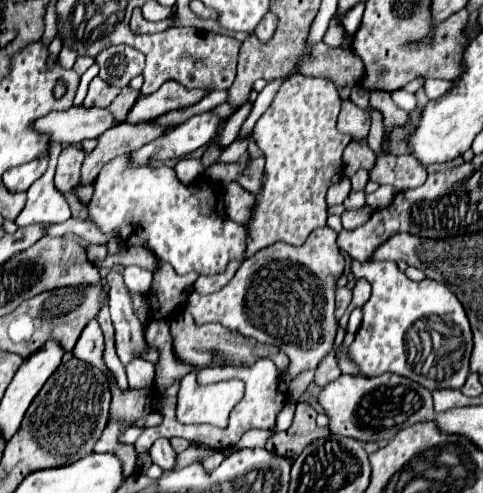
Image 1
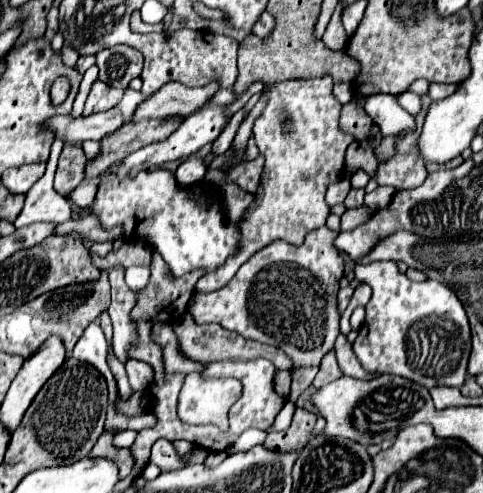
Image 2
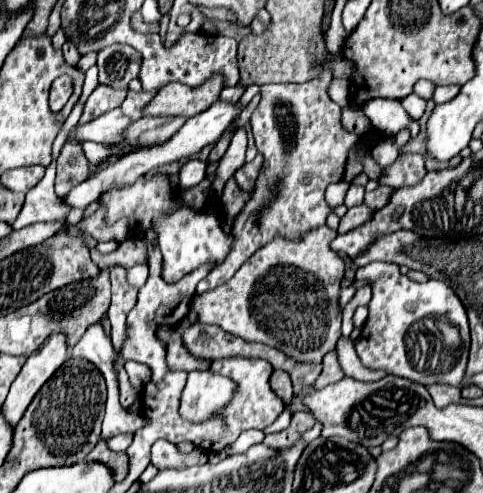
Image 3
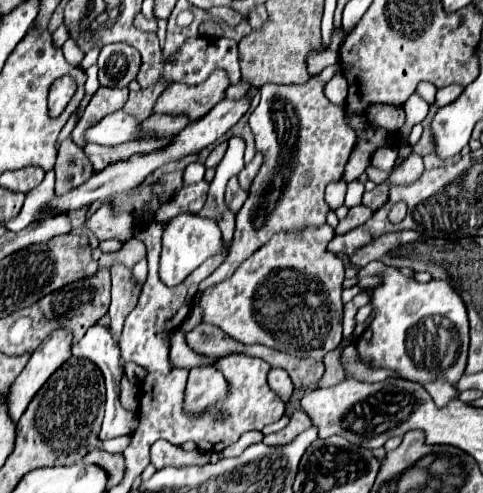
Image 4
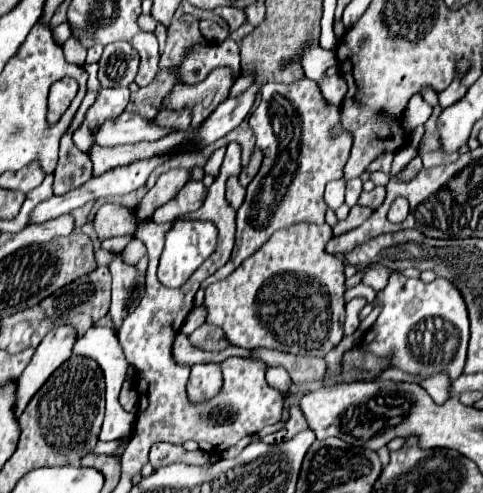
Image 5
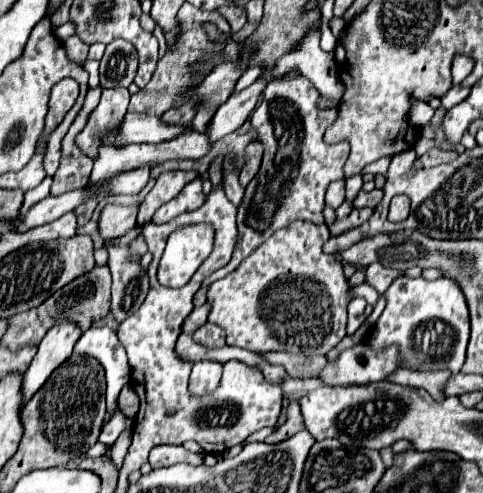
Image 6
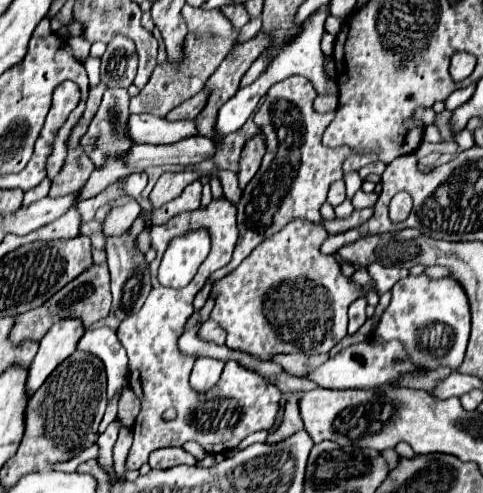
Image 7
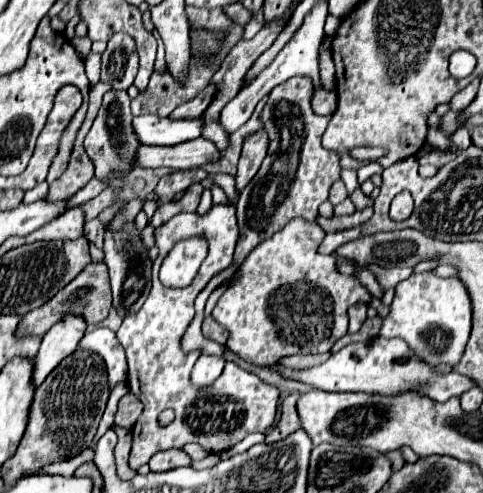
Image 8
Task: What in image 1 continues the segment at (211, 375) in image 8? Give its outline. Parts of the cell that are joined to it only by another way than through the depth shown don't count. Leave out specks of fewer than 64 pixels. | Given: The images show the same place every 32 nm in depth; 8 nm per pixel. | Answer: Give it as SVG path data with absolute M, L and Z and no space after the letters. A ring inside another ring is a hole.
M190 372L180 380L176 416L182 424L212 422L214 426L226 428L228 414L242 394L244 384L240 380L198 384L196 372Z

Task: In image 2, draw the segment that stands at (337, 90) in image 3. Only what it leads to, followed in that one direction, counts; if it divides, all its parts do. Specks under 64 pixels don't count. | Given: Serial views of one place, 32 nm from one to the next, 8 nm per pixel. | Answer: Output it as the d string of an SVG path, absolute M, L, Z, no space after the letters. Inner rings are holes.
M334 82L332 94L334 94L334 98L336 98L342 106L348 104L348 102L352 102L352 86L346 84L346 82Z

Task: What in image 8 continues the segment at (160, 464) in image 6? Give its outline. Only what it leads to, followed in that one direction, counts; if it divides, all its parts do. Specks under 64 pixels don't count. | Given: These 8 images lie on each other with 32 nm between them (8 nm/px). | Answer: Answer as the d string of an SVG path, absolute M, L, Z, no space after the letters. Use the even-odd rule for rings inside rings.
M168 450L168 452L158 452L150 460L150 472L168 472L180 466L190 466L190 456L184 450Z

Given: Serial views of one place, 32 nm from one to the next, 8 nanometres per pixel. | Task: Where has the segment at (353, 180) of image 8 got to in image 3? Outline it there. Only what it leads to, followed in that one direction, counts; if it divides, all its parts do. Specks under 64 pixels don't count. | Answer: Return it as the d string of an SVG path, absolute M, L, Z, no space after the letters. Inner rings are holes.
M350 184L348 188L348 194L346 194L346 206L352 208L352 206L358 206L362 204L362 198L364 198L364 186L358 186L358 184Z

